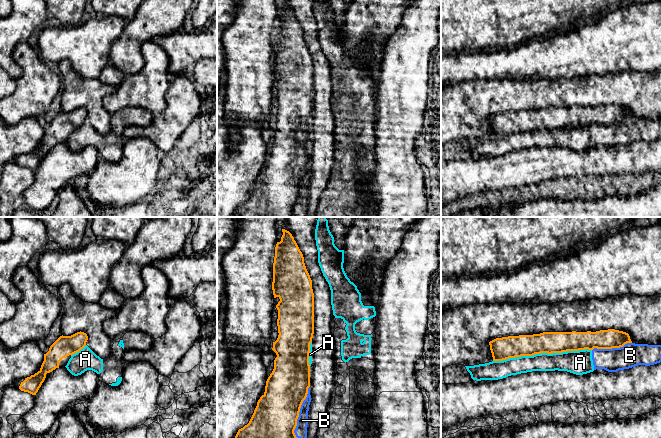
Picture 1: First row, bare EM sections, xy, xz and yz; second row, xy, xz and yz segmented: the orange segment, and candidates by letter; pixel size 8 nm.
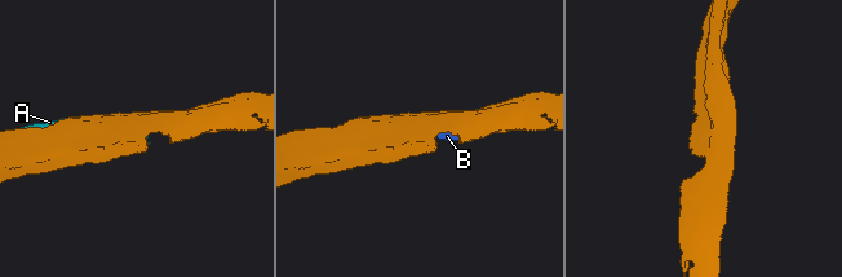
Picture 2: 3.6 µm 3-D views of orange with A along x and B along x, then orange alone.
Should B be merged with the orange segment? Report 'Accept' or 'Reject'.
Reject

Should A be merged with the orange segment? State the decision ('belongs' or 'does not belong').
does not belong

